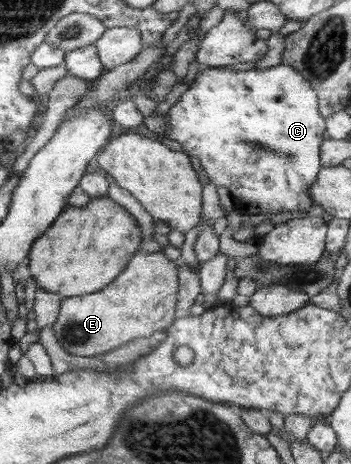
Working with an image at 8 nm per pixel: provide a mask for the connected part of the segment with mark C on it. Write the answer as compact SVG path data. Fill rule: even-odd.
M281 63L267 69L251 69L247 71L229 70L225 66L220 68L207 67L200 71L194 80L190 83L190 88L187 88L179 99L166 112L169 129L163 132L163 139L168 139L181 144L181 151L187 156L196 157L201 164L207 179L216 187L225 187L231 195L234 209L241 215L265 215L267 217L283 218L287 216L304 215L306 210L313 205L311 200L311 186L315 181L321 163L319 160L319 147L324 141L322 135L324 132L324 118L319 115L318 99L313 88L297 73L291 66L286 66Z

